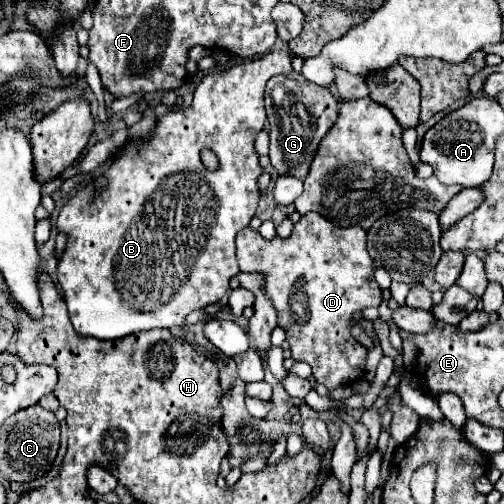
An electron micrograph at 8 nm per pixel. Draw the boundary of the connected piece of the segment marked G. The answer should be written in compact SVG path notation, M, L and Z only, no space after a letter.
M300 72L274 76L266 84L266 114L270 122L270 162L280 174L304 178L322 136L338 116L338 100L328 88L310 84Z

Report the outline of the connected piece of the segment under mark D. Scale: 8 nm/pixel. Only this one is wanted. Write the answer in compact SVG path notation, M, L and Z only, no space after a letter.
M310 212L294 224L292 236L286 240L278 236L274 240L264 240L256 230L244 228L244 232L236 236L236 250L240 272L258 272L264 276L266 296L276 308L278 326L286 332L292 358L296 362L310 364L316 382L324 384L328 390L360 380L365 375L366 348L352 338L350 320L356 310L380 306L382 302L382 290L372 278L374 266L366 250L366 232L356 226L334 226L332 222L320 218L320 214Z

